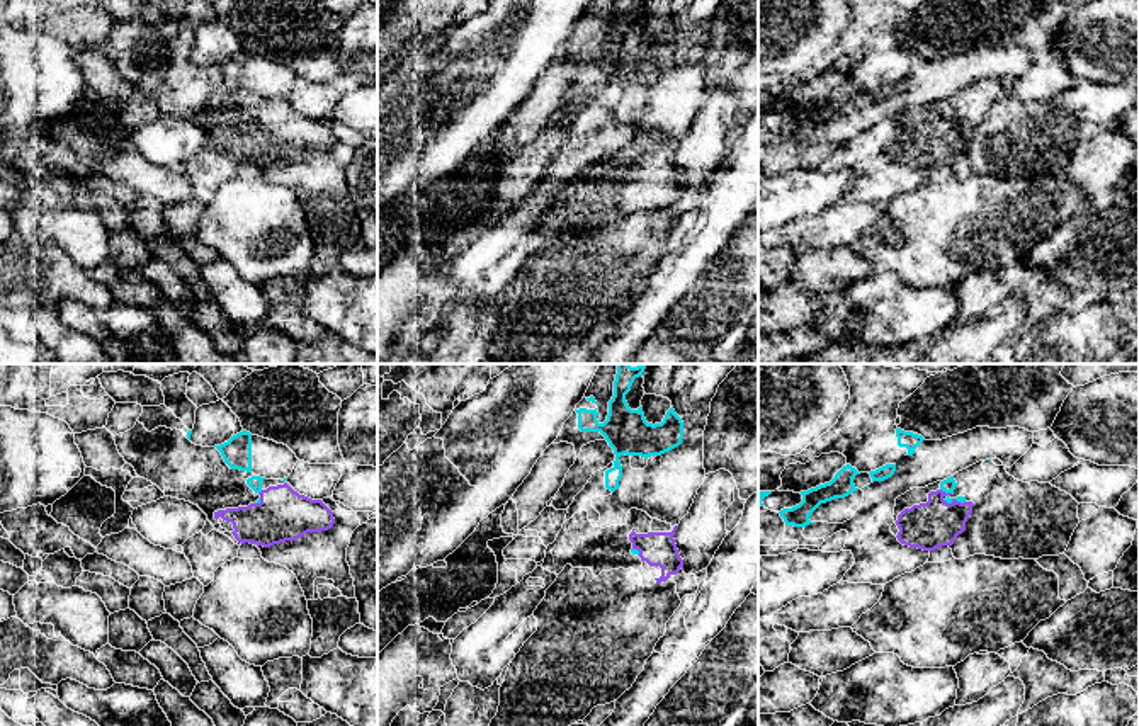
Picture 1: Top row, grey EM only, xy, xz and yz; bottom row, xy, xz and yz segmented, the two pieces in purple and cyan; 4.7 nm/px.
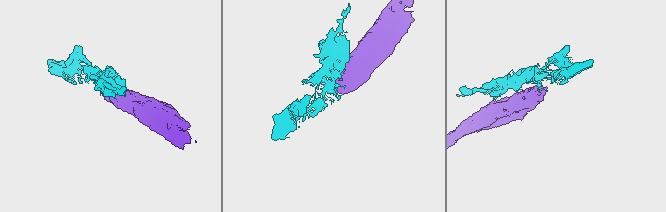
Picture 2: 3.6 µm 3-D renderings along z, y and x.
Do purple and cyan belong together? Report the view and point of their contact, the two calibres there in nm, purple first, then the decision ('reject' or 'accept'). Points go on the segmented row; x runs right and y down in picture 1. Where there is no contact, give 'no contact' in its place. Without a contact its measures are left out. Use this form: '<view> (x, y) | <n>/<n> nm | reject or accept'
yz (944, 492) | 220/70 nm | accept

